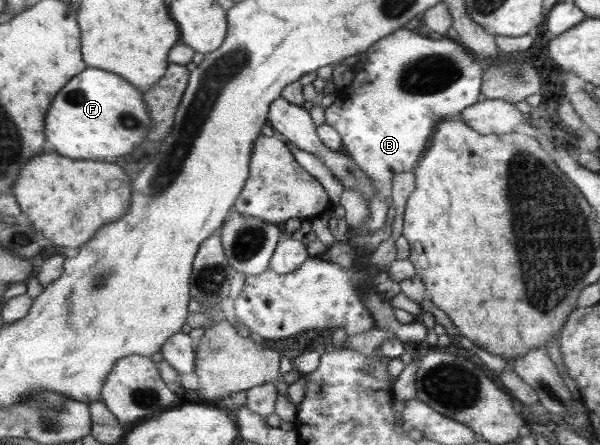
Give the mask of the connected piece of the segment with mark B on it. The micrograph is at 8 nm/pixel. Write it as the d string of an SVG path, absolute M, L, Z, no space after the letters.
M397 29L392 35L379 39L370 46L365 55L366 62L356 63L356 75L352 83L338 90L336 101L325 109L325 124L338 132L346 155L362 168L362 172L366 172L375 189L373 198L367 203L369 216L361 223L361 227L347 231L348 245L352 245L354 233L372 235L384 225L388 208L393 205L392 176L414 170L436 125L445 119L457 118L466 107L471 107L482 99L483 66L473 53L455 39L441 36L431 38L418 31Z

